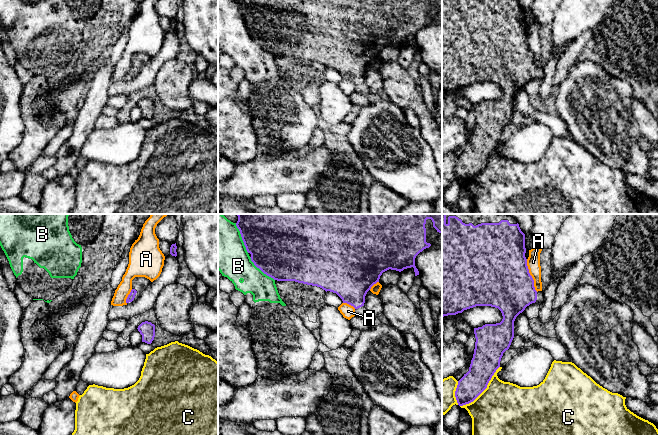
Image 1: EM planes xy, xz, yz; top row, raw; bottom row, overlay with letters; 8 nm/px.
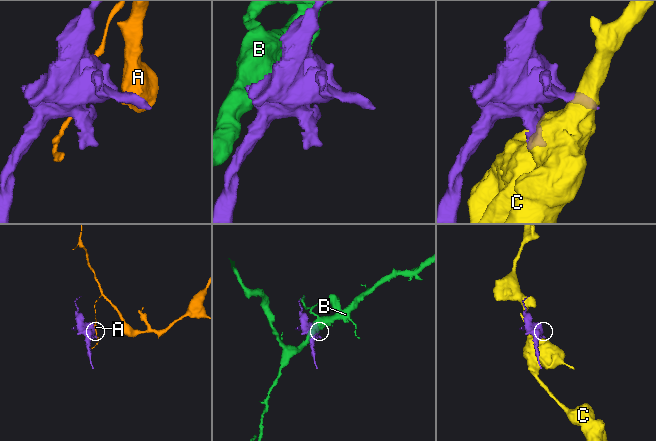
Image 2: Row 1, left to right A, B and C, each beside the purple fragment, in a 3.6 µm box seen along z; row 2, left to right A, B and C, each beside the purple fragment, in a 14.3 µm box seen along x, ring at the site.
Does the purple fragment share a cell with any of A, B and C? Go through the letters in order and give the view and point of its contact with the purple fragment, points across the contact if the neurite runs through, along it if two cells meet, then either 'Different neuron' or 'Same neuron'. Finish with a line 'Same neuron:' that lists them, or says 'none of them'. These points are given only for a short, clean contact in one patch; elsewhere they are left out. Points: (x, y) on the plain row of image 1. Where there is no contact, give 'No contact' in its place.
A: Touches purple at yz (530, 51). Different neuron
B: Touches purple at xz (242, 14). Different neuron
C: Touches purple at yz (483, 166). Different neuron
Same neuron: none of them

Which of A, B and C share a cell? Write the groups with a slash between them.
A / B / C

